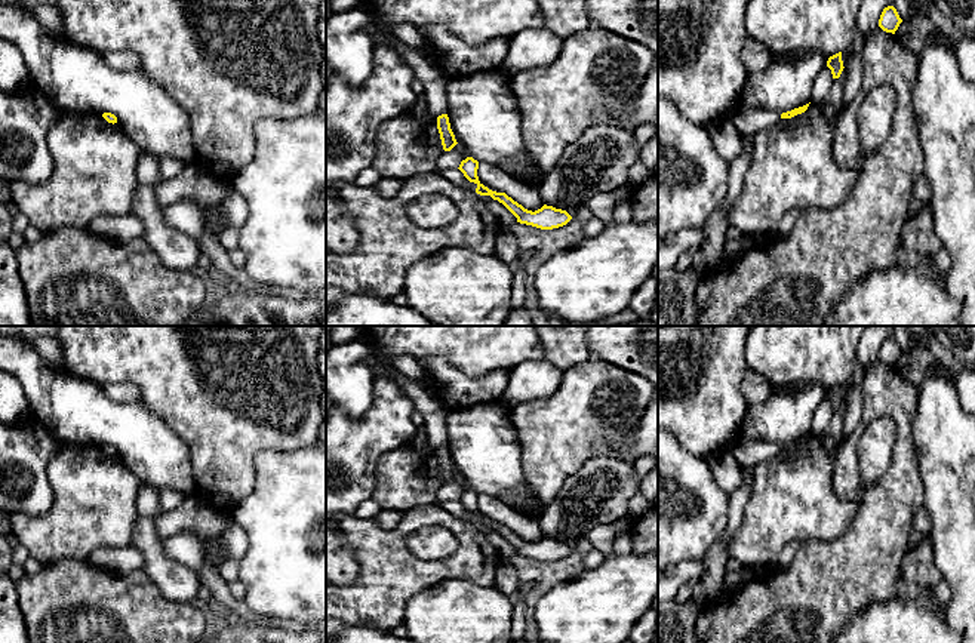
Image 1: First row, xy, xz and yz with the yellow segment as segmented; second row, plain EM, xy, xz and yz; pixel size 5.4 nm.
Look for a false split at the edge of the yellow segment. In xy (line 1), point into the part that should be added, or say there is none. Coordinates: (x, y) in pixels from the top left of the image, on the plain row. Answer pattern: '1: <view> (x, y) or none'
1: none

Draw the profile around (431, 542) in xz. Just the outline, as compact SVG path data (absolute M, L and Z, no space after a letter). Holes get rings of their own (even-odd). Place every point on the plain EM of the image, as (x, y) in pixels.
M427 526L409 533L406 545L418 559L440 560L455 553L458 541L443 527Z

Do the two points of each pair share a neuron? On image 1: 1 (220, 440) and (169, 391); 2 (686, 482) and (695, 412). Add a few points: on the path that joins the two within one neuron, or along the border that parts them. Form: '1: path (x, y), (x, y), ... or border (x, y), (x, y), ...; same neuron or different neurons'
1: path (208, 428), (181, 402); same neuron
2: border (673, 434), (688, 451), (704, 458); different neurons

